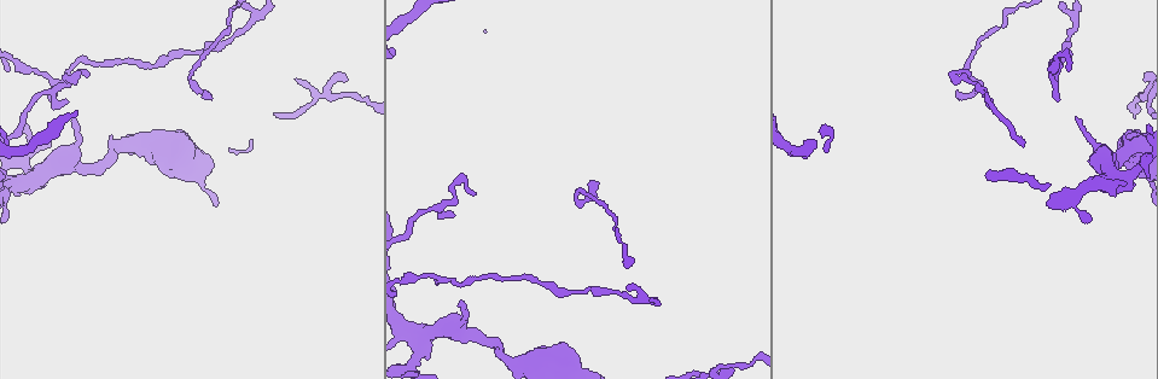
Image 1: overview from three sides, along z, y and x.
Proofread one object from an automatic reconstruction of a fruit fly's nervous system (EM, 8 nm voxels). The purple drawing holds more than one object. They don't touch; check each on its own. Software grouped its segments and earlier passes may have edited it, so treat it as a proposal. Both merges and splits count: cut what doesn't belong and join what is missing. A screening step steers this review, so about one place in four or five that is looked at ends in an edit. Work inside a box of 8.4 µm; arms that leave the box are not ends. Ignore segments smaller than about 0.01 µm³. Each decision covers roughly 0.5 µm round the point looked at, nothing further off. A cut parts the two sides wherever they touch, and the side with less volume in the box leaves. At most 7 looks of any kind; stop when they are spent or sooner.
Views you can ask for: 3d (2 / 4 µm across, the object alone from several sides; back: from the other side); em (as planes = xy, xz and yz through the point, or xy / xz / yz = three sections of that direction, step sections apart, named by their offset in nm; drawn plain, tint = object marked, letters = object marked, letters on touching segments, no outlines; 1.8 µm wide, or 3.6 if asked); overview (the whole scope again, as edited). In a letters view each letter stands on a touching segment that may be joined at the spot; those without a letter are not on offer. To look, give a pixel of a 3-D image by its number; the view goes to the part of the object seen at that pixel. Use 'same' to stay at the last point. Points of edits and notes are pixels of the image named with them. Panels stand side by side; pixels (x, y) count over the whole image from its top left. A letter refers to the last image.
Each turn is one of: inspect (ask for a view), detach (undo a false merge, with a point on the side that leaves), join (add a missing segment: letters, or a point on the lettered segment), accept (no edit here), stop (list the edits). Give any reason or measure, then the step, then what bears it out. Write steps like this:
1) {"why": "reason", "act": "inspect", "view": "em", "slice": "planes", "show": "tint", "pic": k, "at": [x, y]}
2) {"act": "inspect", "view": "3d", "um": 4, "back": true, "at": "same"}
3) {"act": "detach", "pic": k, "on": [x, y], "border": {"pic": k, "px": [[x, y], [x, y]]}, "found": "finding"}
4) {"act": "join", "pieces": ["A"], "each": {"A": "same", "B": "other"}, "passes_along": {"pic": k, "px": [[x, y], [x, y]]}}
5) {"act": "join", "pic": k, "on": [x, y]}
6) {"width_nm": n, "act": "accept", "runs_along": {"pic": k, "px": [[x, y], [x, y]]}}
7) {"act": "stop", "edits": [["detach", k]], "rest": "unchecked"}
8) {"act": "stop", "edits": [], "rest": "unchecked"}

{"why": "branch stops here", "act": "inspect", "view": "em", "slice": "xz", "step": 4, "show": "tint", "pic": 1, "at": [592, 181]}

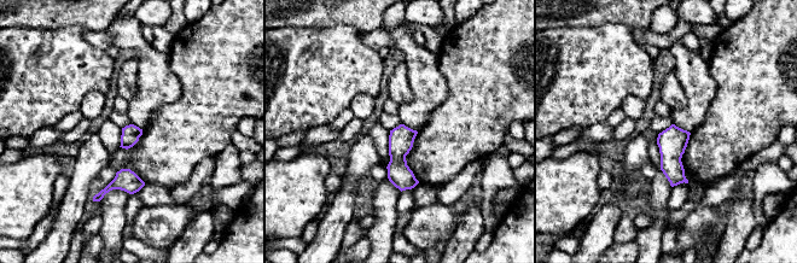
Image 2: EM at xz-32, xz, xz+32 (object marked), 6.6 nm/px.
{"why": "another direction", "act": "inspect", "view": "em", "slice": "planes", "show": "letters", "at": "same"}

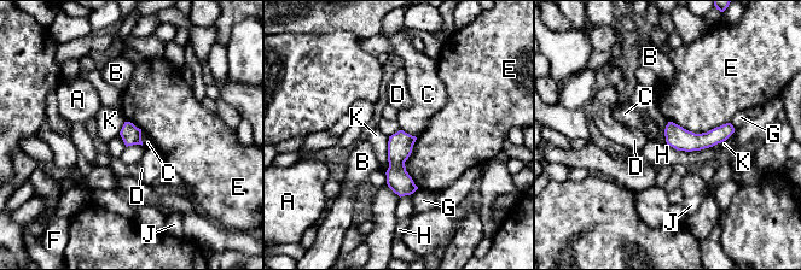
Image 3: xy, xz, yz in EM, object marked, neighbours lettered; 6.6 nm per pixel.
{"width_nm": 130, "act": "accept", "each": {"A": "other", "B": "other", "C": "other", "D": "other", "E": "other", "F": "other", "G": "other", "H": "other", "J": "other", "K": "other"}, "border": {"pic": 3, "px": [[140, 130], [143, 145]]}, "found": "none of them fits"}

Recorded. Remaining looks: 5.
{"why": "tapers out", "act": "inspect", "view": "3d", "um": 4, "pic": 1, "at": [452, 215]}

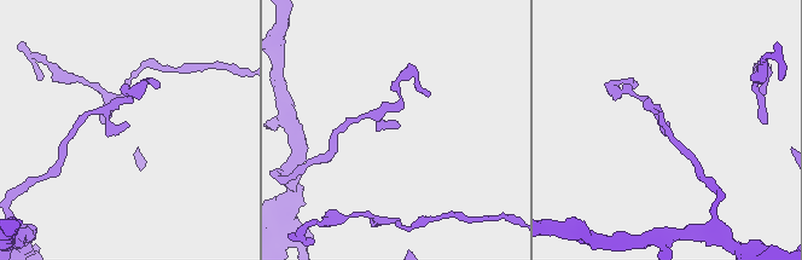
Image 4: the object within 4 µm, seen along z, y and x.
{"act": "inspect", "view": "em", "slice": "planes", "show": "letters", "pic": 4, "at": [398, 124]}

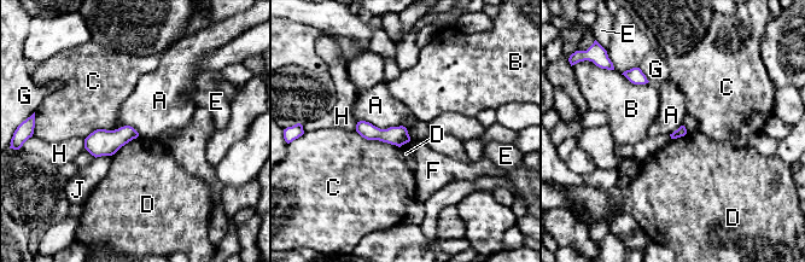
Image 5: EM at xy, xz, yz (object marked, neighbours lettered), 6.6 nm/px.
{"act": "accept", "each": {"A": "other", "B": "other", "C": "other", "D": "other", "E": "other", "F": "other", "G": "other", "H": "other", "J": "other"}, "border": {"pic": 5, "px": [[357, 121], [380, 128], [402, 126]]}, "found": "no lettered segment goes on from it"}

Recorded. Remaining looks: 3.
{"act": "inspect", "view": "3d", "um": 2, "pic": 1, "at": [1076, 116]}

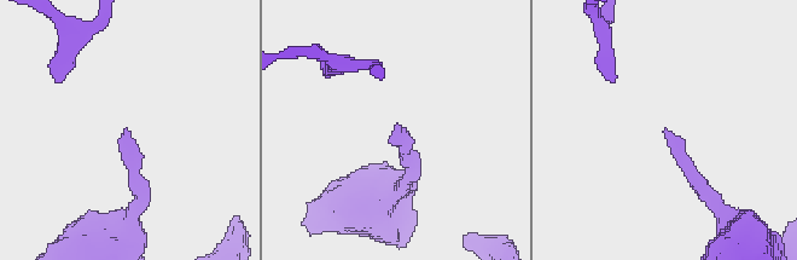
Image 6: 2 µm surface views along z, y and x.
{"act": "inspect", "view": "em", "slice": "yz", "step": 4, "show": "letters", "pic": 6, "at": [126, 135]}

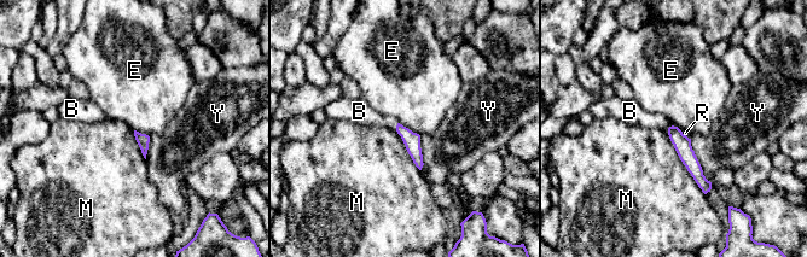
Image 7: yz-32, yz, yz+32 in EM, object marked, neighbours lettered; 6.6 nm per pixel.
{"longest_contact_nm": ["M", 480], "act": "join", "pieces": ["B"], "each": {"B": "same", "E": "other", "M": "other", "R": "other", "Y": "other"}, "found": "it goes on there"}

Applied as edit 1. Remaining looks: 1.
{"act": "stop", "edits": [["join", 7]], "rest": "unchecked"}

